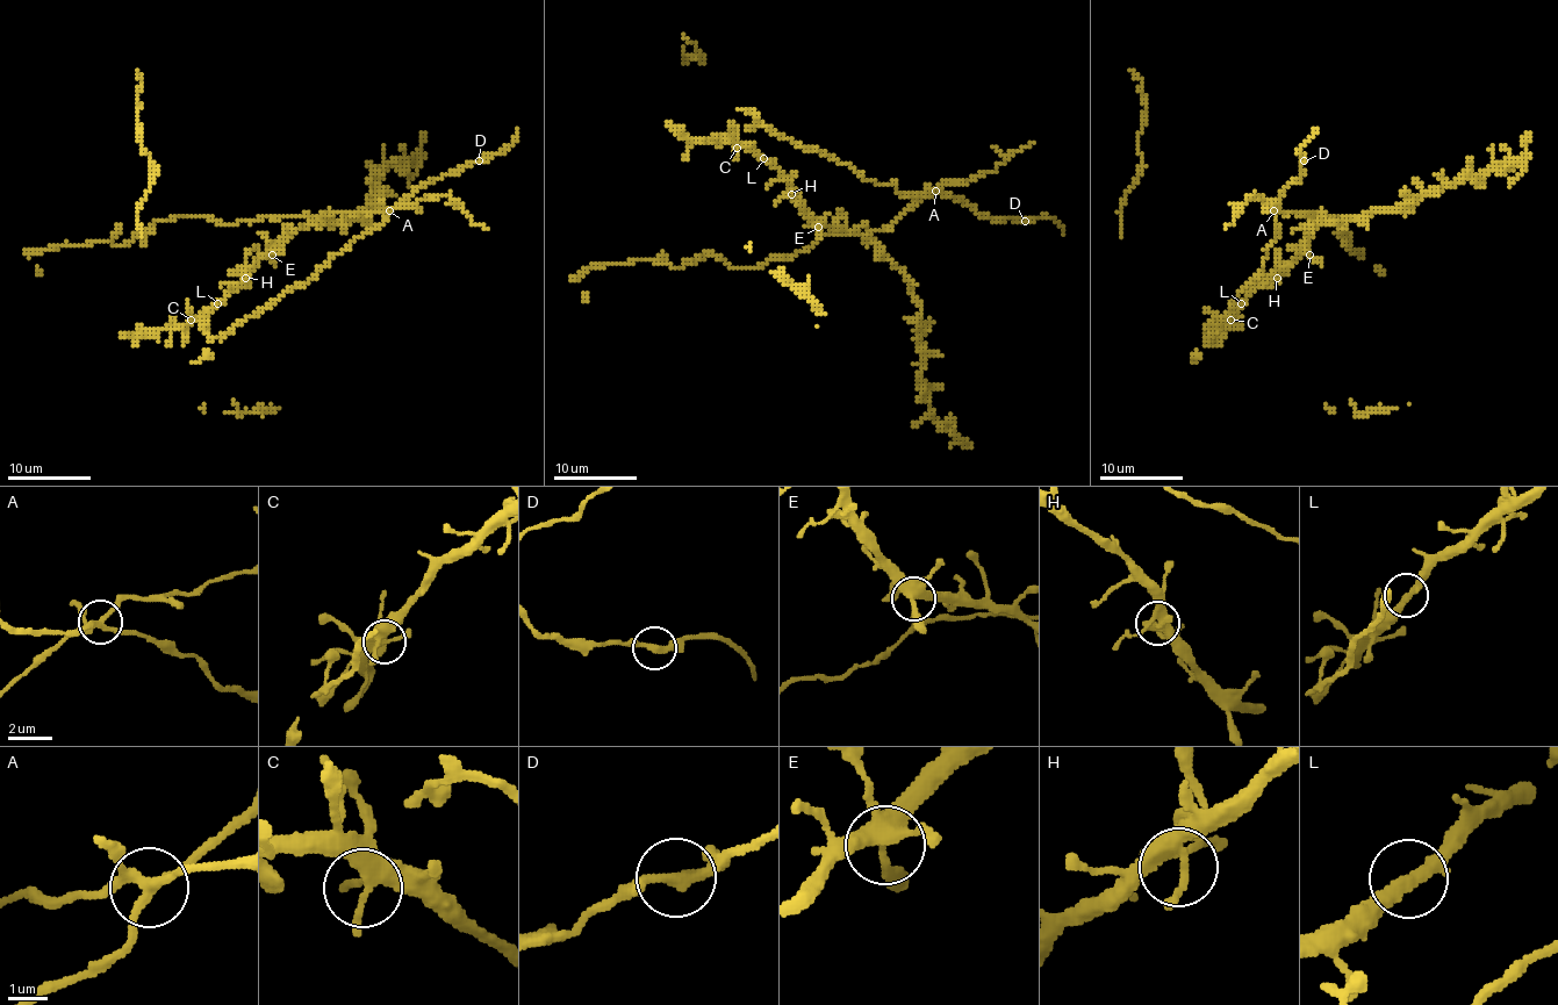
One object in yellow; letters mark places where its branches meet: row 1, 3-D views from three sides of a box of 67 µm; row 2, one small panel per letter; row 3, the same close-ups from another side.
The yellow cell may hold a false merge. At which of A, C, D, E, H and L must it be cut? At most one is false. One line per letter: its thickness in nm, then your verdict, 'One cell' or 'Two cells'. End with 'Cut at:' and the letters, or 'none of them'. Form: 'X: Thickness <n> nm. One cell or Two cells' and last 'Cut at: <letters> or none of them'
A: Thickness 240 nm. Two cells
C: Thickness 360 nm. One cell
D: Thickness 240 nm. One cell
E: Thickness 360 nm. One cell
H: Thickness 190 nm. One cell
L: Thickness 280 nm. One cell
Cut at: A

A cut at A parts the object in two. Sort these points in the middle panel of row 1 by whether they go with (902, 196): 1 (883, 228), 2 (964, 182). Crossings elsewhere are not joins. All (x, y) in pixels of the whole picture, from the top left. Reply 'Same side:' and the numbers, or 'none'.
Same side: none

